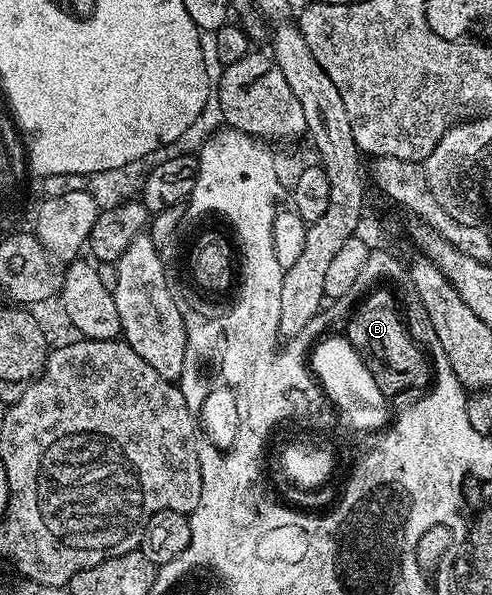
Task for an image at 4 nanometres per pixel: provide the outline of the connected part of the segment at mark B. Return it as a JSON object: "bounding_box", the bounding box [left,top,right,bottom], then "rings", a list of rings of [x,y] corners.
{"bounding_box":[344,289,432,398],"rings":[[[371,289],[354,306],[344,334],[361,355],[378,388],[388,398],[394,398],[394,395],[410,388],[418,390],[425,387],[431,381],[432,368],[425,351],[406,331],[399,299],[380,289]]]}

